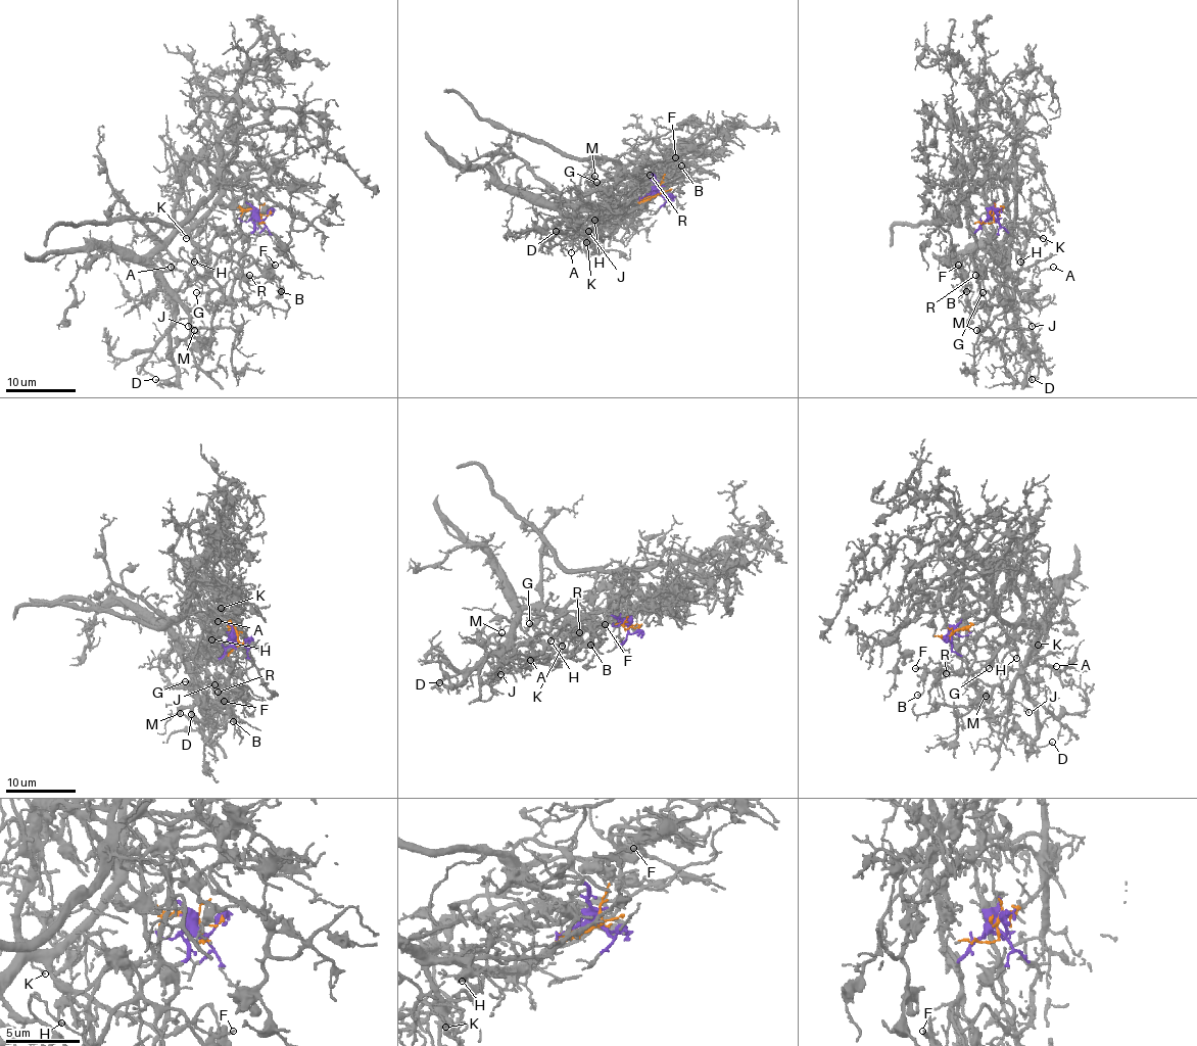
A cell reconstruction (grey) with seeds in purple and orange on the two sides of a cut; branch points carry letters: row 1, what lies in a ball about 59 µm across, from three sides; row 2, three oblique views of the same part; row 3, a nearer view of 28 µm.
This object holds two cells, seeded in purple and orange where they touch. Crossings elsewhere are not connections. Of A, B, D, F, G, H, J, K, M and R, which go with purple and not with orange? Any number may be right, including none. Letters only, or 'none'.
B, F, G, M, R

